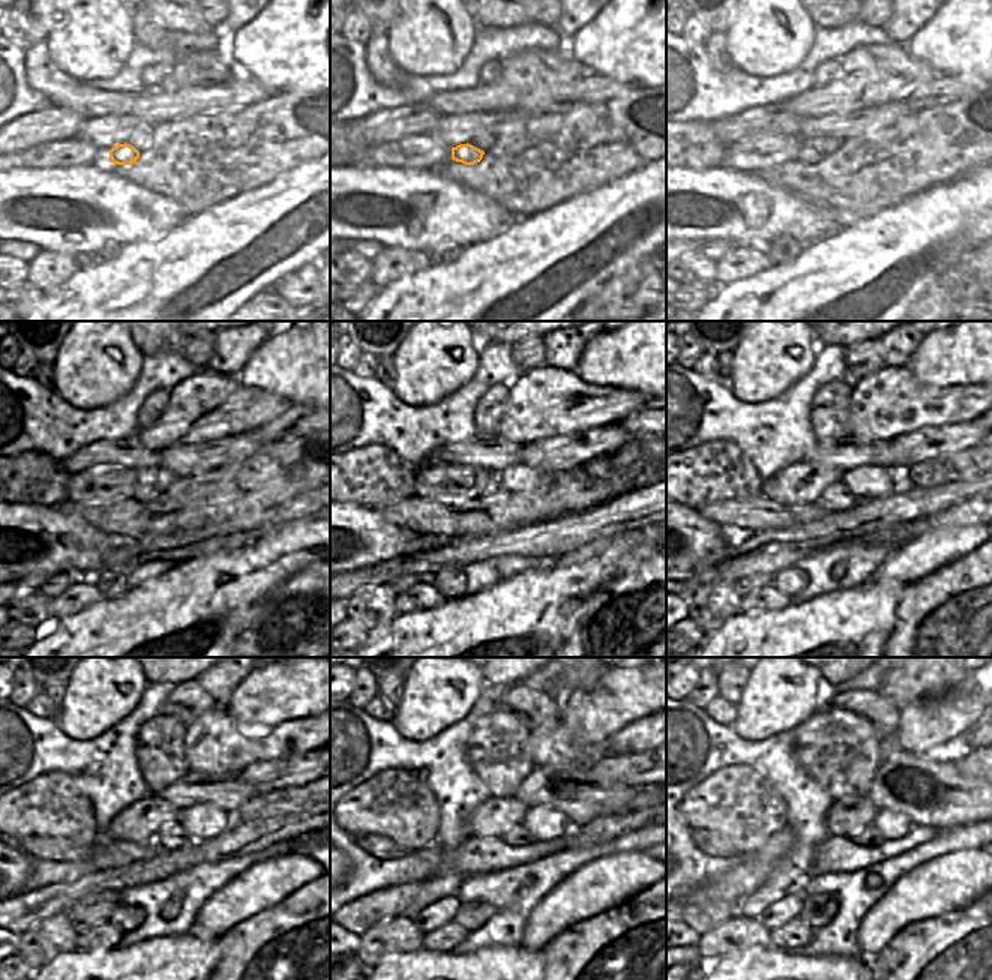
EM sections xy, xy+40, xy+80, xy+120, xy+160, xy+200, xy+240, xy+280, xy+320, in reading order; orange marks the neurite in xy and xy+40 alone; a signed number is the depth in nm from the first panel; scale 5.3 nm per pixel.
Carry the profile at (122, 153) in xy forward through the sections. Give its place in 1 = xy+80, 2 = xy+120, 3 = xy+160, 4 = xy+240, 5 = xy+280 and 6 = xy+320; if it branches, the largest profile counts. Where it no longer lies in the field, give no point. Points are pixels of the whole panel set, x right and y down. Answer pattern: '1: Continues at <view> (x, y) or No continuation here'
1: Continues at xy+80 (808, 155)
2: Continues at xy+120 (144, 491)
3: Continues at xy+160 (494, 486)
4: Continues at xy+240 (170, 836)
5: Continues at xy+280 (518, 836)
6: Continues at xy+320 (869, 838).

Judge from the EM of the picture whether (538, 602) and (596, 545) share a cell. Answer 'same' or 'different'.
different

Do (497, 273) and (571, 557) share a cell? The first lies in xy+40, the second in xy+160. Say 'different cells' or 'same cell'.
different cells

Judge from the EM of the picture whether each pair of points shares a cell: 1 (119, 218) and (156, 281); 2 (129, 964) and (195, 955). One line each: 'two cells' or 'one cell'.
1: two cells
2: one cell

